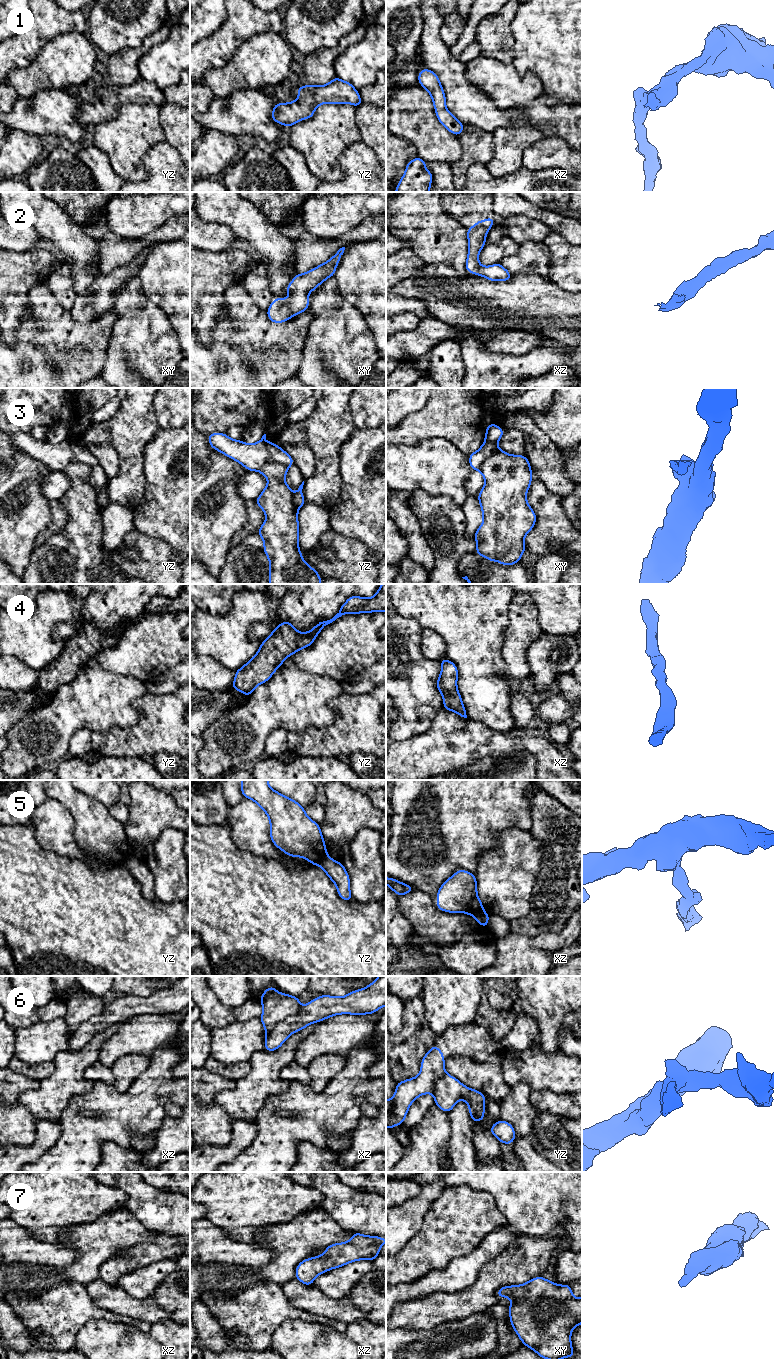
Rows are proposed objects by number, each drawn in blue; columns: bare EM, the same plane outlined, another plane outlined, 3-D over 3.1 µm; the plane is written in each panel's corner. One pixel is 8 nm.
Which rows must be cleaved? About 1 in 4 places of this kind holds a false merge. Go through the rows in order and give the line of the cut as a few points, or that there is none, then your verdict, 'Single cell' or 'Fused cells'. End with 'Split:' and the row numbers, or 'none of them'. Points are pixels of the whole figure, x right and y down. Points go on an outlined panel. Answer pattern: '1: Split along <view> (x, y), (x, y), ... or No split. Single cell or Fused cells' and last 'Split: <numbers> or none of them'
1: No split. Single cell
2: No split. Single cell
3: Split along yz (287, 467), (267, 461), (259, 471). Fused cells
4: No split. Single cell
5: Split along yz (326, 855), (318, 864). Fused cells
6: Split along xz (301, 1006), (297, 1012), (280, 1021), (266, 1035). Fused cells
7: No split. Single cell
Split: 3, 5, 6

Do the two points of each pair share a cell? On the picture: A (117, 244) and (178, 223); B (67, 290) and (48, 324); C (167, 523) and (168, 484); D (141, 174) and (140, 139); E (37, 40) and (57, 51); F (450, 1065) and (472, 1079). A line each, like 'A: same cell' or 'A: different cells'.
A: same cell
B: different cells
C: same cell
D: same cell
E: different cells
F: same cell

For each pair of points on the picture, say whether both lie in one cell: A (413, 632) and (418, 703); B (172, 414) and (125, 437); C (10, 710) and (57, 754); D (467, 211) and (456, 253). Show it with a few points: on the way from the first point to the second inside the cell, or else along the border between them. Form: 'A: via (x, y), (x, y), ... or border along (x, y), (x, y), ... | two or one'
A: via (413, 650), (414, 668), (418, 672), (418, 685) | one
B: border along (153, 398), (153, 408), (160, 426) | two
C: border along (41, 708), (37, 708), (25, 715), (10, 728) | two
D: border along (445, 211), (466, 229) | two

